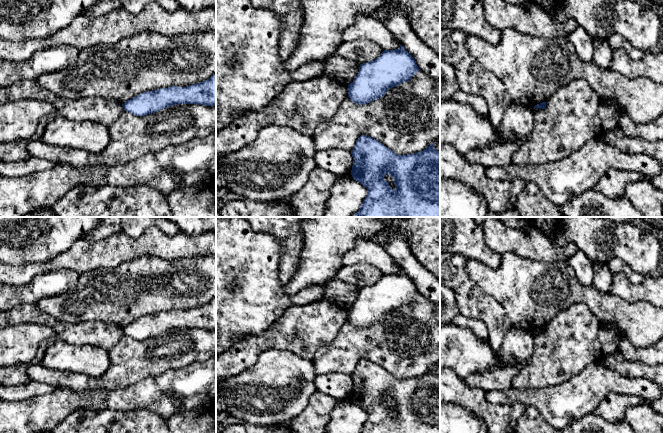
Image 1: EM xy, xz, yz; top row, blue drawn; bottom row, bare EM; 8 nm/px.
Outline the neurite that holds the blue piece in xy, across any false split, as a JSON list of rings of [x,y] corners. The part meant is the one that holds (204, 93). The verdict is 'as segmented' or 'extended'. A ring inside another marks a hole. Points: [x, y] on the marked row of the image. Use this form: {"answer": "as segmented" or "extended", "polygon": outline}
{"answer": "as segmented", "polygon": [[[216,74],[187,87],[171,86],[143,92],[122,104],[125,111],[145,116],[177,104],[216,106]]]}

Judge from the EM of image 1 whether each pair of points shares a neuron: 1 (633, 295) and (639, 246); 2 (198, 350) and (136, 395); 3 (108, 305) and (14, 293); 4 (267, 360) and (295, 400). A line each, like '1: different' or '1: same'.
1: different
2: different
3: different
4: same

